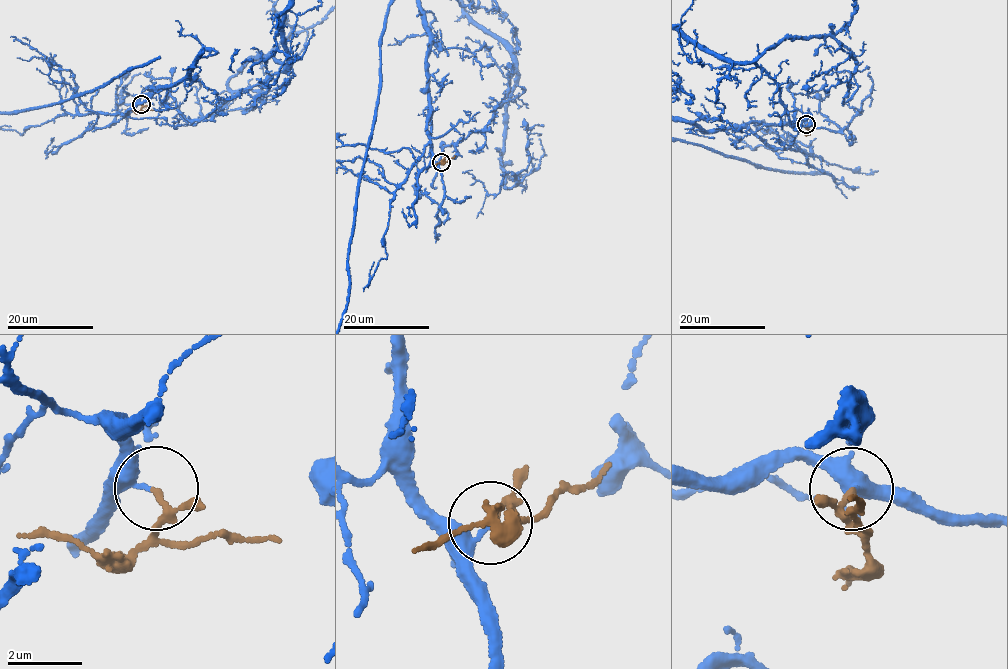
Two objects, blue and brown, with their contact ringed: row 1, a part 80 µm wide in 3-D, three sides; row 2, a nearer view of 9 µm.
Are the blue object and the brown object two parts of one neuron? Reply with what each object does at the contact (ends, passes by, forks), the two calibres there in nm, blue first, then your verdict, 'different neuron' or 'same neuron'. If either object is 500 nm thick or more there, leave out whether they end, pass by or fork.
blue ends there; brown passes by; 260 nm thick on the blue side, 120 nm on the other; same neuron

